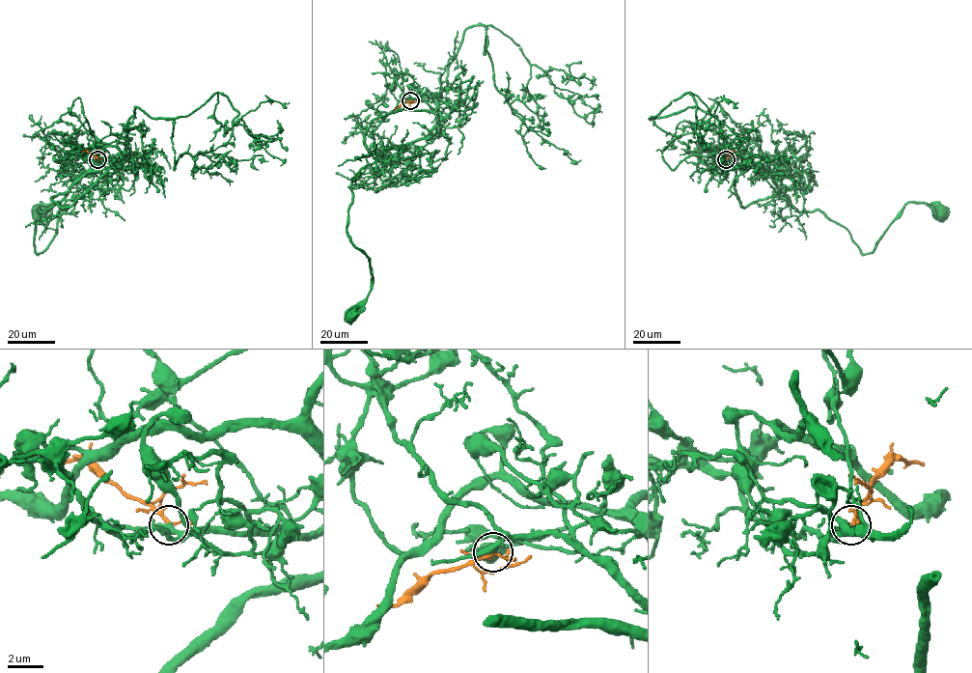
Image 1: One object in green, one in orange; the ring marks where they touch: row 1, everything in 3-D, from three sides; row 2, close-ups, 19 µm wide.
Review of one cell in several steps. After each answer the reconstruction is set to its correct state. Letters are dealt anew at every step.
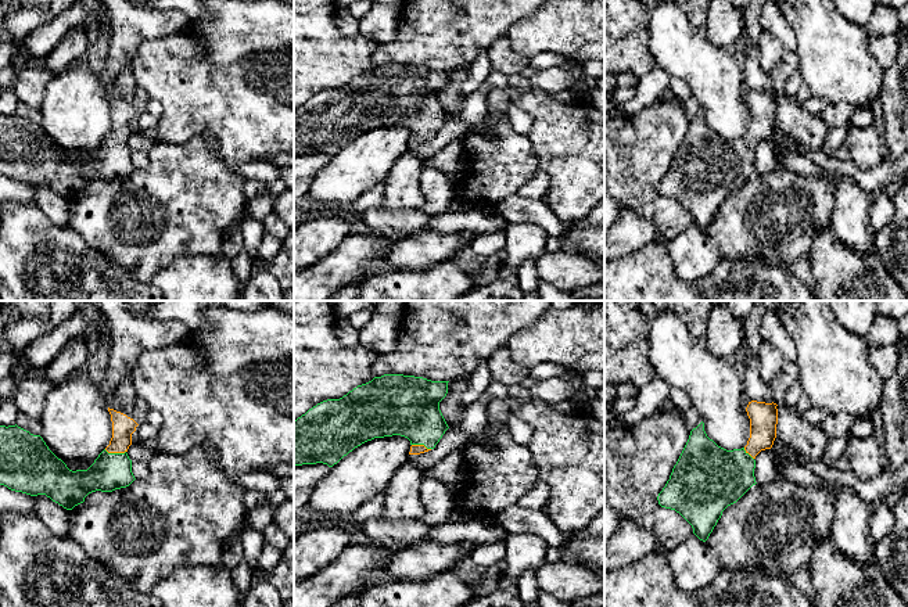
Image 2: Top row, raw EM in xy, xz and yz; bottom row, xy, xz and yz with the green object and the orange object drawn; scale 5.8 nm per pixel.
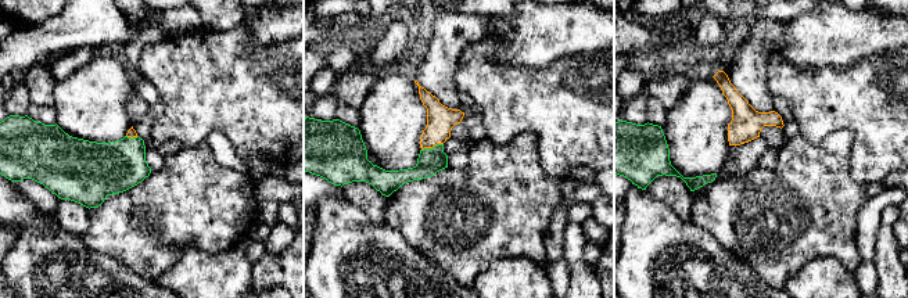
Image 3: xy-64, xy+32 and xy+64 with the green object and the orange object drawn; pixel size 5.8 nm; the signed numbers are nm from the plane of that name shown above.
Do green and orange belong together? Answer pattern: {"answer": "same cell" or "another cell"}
{"answer": "same cell"}

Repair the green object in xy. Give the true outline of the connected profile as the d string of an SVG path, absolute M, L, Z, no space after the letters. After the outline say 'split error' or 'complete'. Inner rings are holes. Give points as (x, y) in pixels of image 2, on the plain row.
M110 97L108 101L112 127L87 159L69 159L40 125L17 114L0 115L0 175L30 186L46 184L67 200L91 182L129 176L136 168L126 141L139 114L121 101Z | split error

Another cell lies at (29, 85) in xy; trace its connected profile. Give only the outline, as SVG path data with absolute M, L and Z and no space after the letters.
M29 61L17 71L12 90L19 100L33 108L40 108L44 101L44 91L54 75L39 61Z

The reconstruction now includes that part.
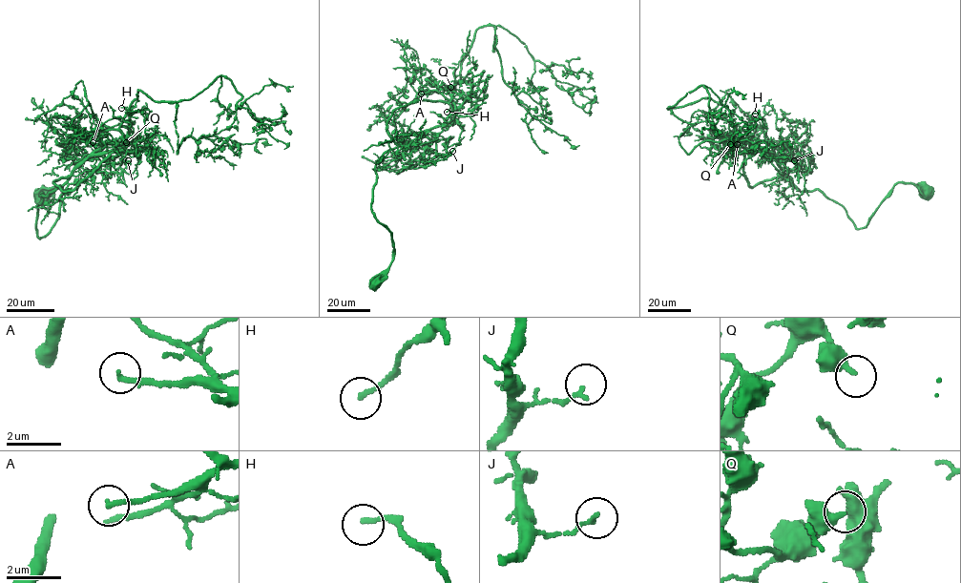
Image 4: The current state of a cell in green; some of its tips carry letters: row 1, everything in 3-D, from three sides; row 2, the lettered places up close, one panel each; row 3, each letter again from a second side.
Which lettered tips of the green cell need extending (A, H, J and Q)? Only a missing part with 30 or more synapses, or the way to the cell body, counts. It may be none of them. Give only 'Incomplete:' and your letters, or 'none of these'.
Incomplete: A

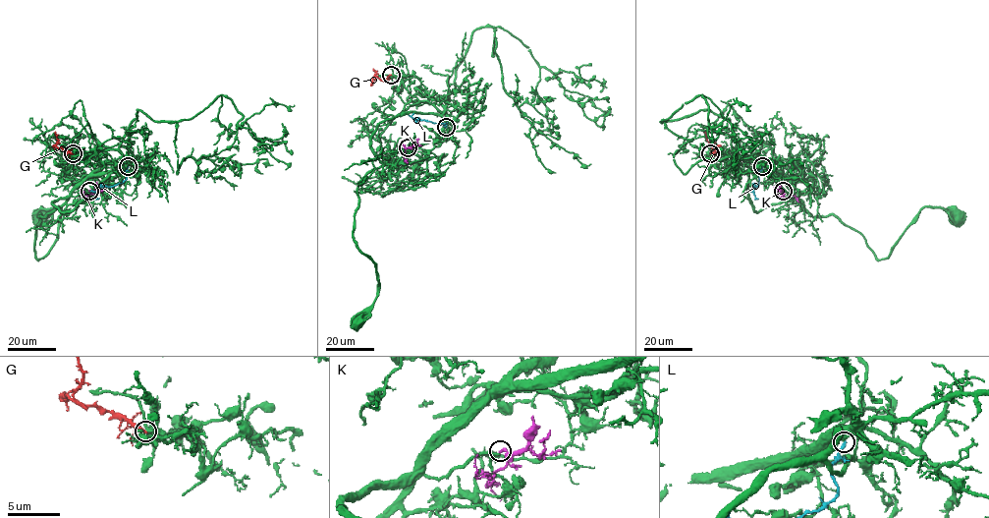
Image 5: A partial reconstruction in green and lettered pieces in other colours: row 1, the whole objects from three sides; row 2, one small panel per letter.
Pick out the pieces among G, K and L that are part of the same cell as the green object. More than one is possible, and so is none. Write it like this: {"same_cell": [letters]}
{"same_cell": ["K", "L"]}

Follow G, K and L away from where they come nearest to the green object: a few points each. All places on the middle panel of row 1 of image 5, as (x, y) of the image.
G: (391, 75), (384, 81), (379, 80), (374, 76), (373, 68)
K: (407, 148), (404, 158), (408, 162)
L: (446, 127), (444, 123), (414, 118), (417, 121)

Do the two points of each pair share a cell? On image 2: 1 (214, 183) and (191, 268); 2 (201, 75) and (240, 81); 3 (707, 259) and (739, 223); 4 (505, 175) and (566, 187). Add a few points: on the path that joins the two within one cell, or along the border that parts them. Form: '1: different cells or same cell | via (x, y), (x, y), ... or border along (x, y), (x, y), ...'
1: different cells | border along (222, 254), (178, 255), (164, 268)
2: same cell | via (211, 81), (230, 81)
3: different cells | border along (706, 230), (716, 243), (721, 258)
4: different cells | border along (528, 136), (538, 168)

